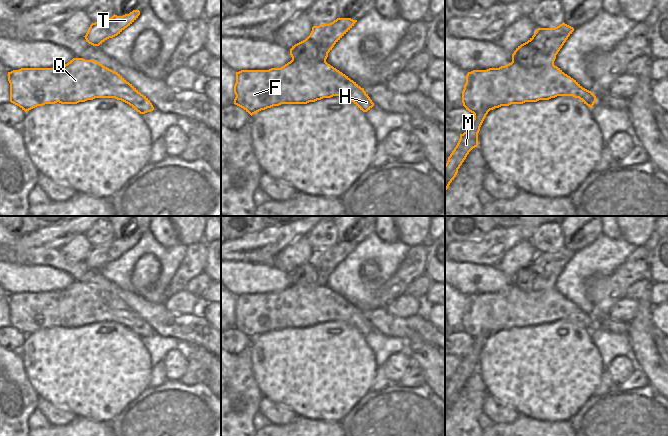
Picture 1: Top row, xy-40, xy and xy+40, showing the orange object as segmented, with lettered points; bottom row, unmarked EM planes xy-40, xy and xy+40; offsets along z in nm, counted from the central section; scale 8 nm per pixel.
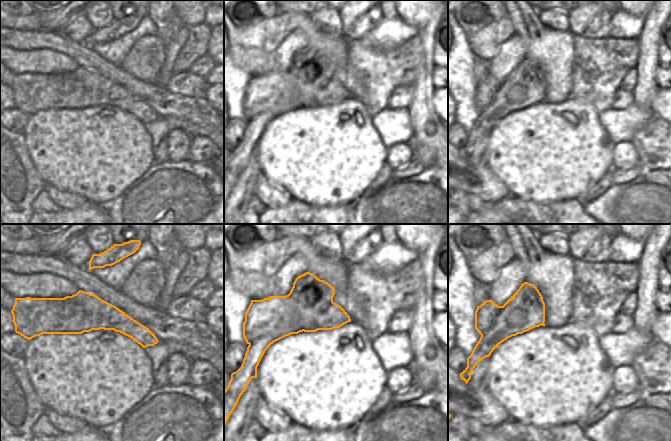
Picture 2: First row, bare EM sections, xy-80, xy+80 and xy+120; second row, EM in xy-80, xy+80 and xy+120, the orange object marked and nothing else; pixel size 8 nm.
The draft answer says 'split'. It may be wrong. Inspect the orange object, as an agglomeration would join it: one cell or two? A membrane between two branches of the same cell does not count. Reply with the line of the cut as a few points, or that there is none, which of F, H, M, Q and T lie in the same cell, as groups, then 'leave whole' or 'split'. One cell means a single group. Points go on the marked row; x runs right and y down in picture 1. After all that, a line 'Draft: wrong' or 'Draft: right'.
xy+40 (512, 61), (525, 67), (550, 66), (553, 64) | F H Q / M T | split
Draft: right

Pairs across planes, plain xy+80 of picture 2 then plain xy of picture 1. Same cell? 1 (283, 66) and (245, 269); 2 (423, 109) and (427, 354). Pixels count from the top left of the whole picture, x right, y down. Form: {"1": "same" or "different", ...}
{"1": "different", "2": "same"}

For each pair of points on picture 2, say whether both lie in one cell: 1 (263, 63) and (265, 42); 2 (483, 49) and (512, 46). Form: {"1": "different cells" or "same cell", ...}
{"1": "different cells", "2": "different cells"}

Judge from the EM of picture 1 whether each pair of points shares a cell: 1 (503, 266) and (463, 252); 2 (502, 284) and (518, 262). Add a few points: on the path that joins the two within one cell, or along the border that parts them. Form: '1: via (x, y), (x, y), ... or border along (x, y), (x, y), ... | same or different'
1: border along (513, 246), (496, 266) | different
2: border along (495, 266), (511, 278) | different

